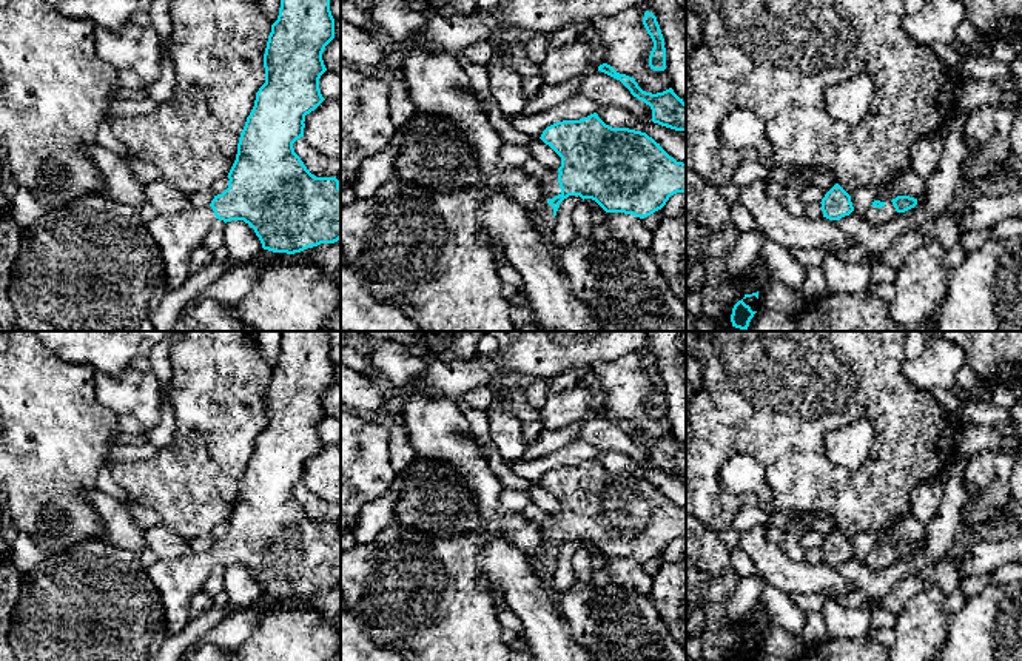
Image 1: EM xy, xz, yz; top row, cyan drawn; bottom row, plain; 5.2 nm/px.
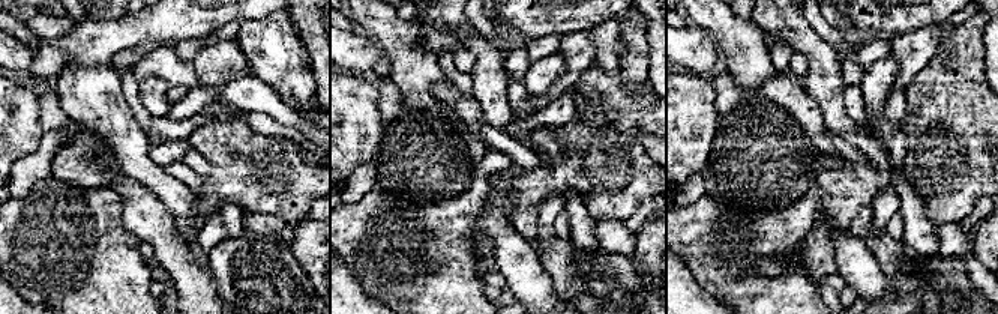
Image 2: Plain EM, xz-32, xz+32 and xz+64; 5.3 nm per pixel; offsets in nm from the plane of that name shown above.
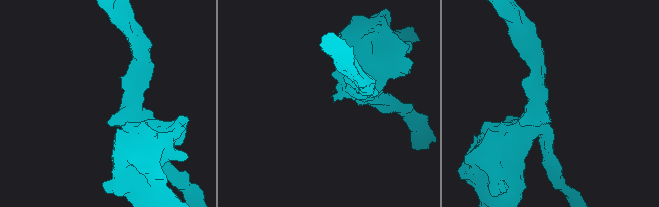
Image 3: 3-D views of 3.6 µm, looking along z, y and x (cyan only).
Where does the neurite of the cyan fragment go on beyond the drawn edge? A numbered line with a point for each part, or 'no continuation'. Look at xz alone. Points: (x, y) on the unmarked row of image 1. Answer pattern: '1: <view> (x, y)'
1: xz (541, 563)

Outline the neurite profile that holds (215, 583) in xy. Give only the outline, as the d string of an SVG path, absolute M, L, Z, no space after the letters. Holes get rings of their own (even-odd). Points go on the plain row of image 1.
M216 564L202 587L203 592L214 595L225 590L225 567Z

